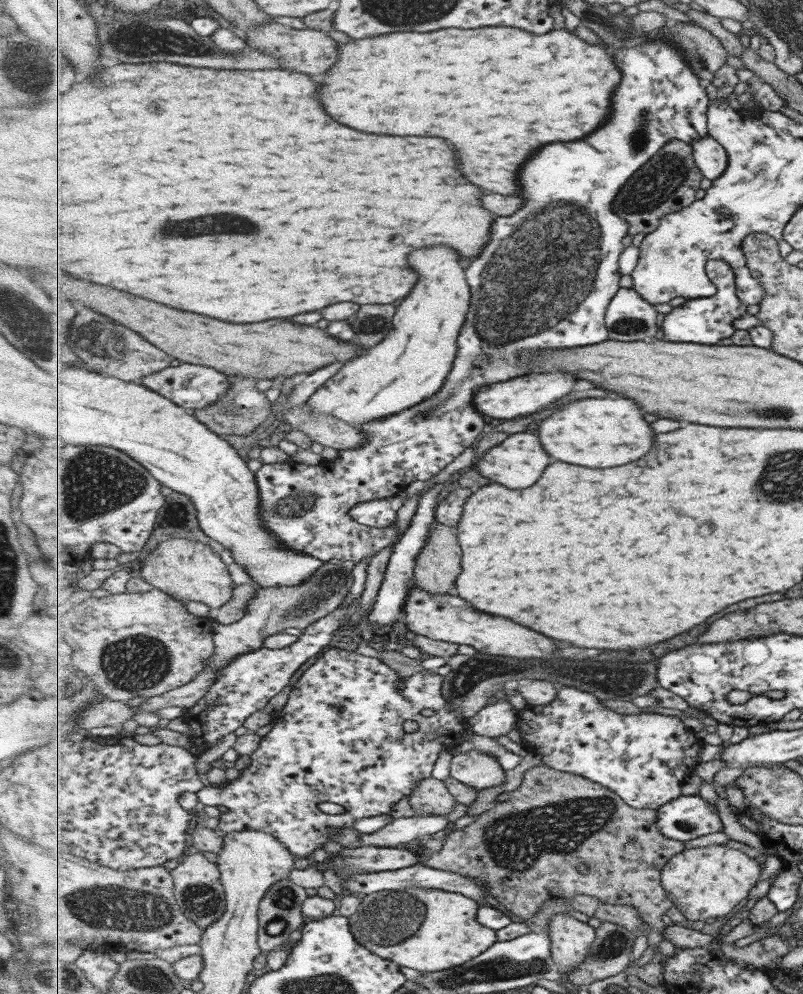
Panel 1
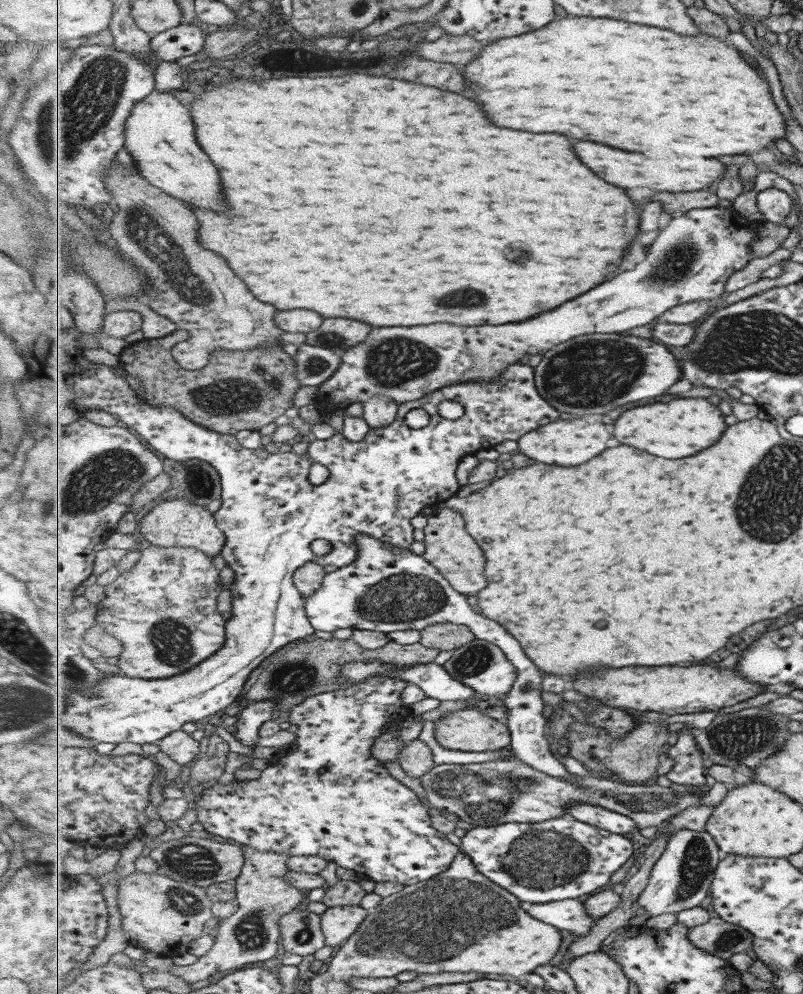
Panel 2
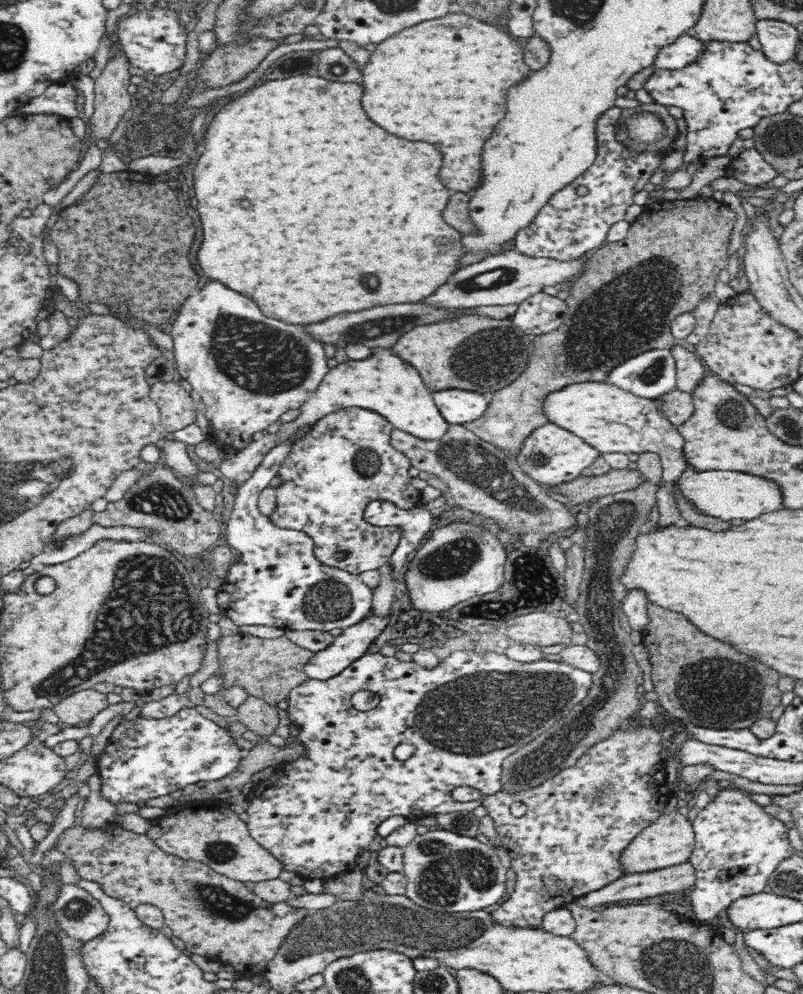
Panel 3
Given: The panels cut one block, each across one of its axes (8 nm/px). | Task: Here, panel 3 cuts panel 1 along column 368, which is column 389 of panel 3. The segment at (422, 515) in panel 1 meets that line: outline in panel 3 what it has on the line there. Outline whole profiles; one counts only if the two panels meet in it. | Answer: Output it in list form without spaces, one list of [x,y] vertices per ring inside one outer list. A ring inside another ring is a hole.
[[[371,614],[363,623],[344,628],[330,646],[316,652],[304,665],[306,676],[312,680],[326,681],[344,672],[355,660],[366,654],[388,620],[390,615],[380,617]]]

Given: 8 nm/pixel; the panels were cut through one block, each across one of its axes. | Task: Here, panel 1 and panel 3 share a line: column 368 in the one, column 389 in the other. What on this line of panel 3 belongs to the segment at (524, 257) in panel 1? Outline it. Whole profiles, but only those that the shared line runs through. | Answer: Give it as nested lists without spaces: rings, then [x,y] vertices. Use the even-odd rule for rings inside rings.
[[[358,407],[341,408],[328,413],[321,419],[318,419],[315,423],[314,430],[312,430],[312,432],[308,432],[300,442],[296,442],[296,444],[292,446],[292,450],[290,450],[288,456],[286,456],[282,461],[282,465],[278,472],[278,476],[280,476],[282,484],[275,488],[277,505],[276,510],[274,510],[274,512],[269,516],[269,521],[278,528],[306,532],[310,537],[312,537],[314,556],[326,566],[338,569],[342,568],[342,570],[348,570],[350,574],[356,576],[358,574],[362,574],[362,572],[366,572],[366,570],[376,570],[377,568],[380,568],[380,566],[388,564],[392,554],[394,554],[394,551],[396,550],[396,547],[400,544],[400,540],[403,536],[403,528],[394,525],[374,526],[373,524],[367,523],[363,519],[363,512],[366,510],[367,504],[374,500],[385,500],[394,503],[402,510],[414,510],[414,508],[424,505],[422,503],[420,492],[410,483],[411,477],[408,475],[408,470],[410,470],[411,467],[411,460],[406,458],[404,454],[398,452],[392,445],[390,445],[390,433],[392,432],[392,429],[393,426],[381,414]],[[338,552],[345,552],[346,555],[350,552],[348,560],[346,560],[346,562],[336,562],[336,559],[334,560],[334,556],[336,556]]]

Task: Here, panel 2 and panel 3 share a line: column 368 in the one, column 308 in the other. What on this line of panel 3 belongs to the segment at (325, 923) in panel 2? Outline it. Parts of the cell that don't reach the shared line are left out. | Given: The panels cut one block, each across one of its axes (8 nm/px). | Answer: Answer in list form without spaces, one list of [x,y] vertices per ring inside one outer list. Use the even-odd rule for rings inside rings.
[[[82,825],[72,826],[55,842],[56,848],[66,855],[65,860],[76,868],[82,879],[98,883],[105,894],[127,902],[130,908],[135,909],[144,903],[155,904],[163,912],[165,925],[183,940],[188,951],[220,961],[223,965],[230,963],[236,973],[258,966],[260,962],[270,963],[284,940],[312,914],[310,909],[294,908],[285,901],[268,902],[250,892],[242,882],[215,872],[206,863],[170,854],[158,847],[148,834],[137,834],[121,826],[109,825],[106,832],[90,832]]]

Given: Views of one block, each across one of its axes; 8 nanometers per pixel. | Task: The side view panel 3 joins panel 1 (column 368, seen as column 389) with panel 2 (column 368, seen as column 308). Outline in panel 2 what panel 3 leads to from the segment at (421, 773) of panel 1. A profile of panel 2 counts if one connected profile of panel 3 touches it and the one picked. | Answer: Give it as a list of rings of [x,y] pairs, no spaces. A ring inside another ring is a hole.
[[[377,675],[369,677],[364,681],[347,687],[344,689],[335,689],[329,692],[310,696],[301,704],[296,704],[290,710],[288,718],[290,724],[295,724],[297,750],[291,752],[281,751],[275,758],[271,759],[269,766],[262,771],[259,780],[236,780],[230,784],[218,784],[214,782],[210,787],[202,792],[202,797],[196,802],[196,811],[198,814],[198,822],[203,826],[204,831],[212,838],[226,840],[227,842],[235,842],[237,844],[252,846],[255,850],[261,852],[276,852],[277,854],[290,854],[290,856],[320,856],[329,862],[335,862],[336,866],[341,866],[347,870],[353,870],[358,877],[366,877],[371,881],[379,882],[395,882],[403,885],[419,884],[434,879],[435,876],[443,874],[454,862],[455,857],[460,853],[461,848],[457,844],[453,844],[445,833],[434,827],[428,808],[423,806],[420,796],[411,788],[403,785],[401,781],[396,780],[387,770],[382,761],[377,760],[373,756],[373,745],[382,735],[381,730],[387,724],[396,724],[398,721],[404,720],[409,713],[406,702],[402,699],[402,692],[407,688],[409,683],[403,679],[397,679],[393,676]]]

